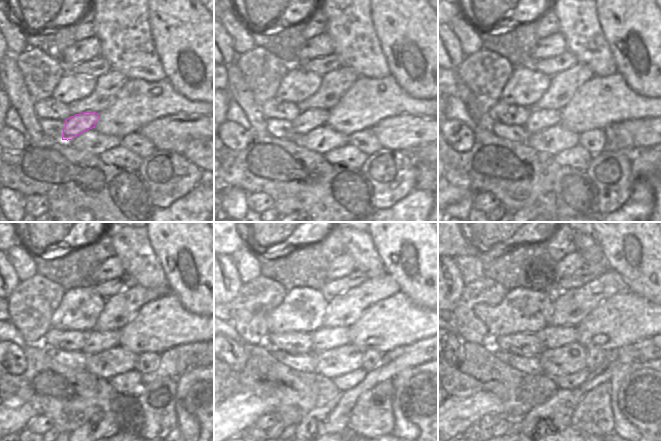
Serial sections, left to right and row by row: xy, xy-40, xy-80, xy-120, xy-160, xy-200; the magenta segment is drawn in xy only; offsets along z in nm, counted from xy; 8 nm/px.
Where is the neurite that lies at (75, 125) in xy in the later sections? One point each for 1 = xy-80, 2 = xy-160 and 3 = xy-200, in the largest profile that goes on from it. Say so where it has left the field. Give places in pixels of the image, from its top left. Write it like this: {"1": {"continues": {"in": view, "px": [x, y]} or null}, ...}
{"1": {"continues": {"in": "xy-80", "px": [539, 120]}}, "2": {"continues": {"in": "xy-160", "px": [324, 338]}}, "3": {"continues": {"in": "xy-200", "px": [550, 337]}}}

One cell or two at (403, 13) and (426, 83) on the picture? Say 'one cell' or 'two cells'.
one cell

